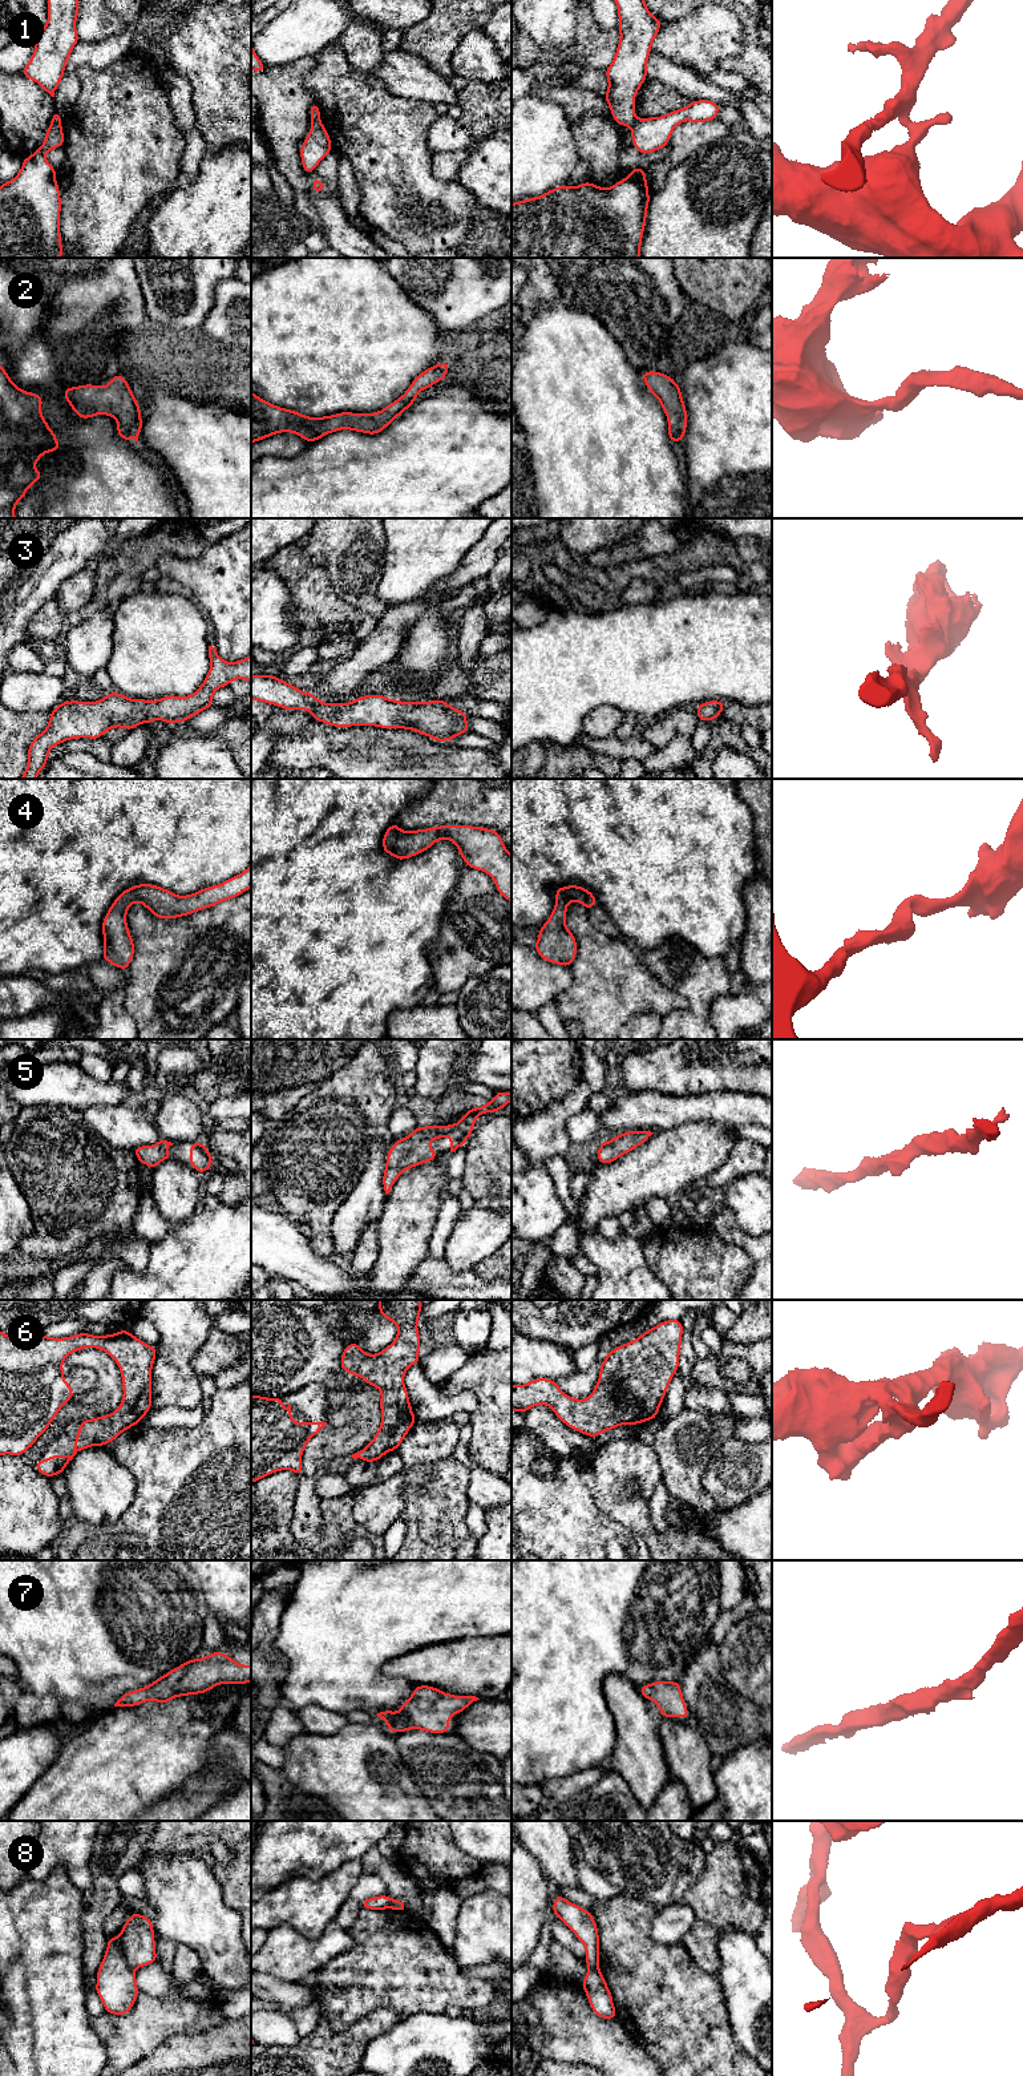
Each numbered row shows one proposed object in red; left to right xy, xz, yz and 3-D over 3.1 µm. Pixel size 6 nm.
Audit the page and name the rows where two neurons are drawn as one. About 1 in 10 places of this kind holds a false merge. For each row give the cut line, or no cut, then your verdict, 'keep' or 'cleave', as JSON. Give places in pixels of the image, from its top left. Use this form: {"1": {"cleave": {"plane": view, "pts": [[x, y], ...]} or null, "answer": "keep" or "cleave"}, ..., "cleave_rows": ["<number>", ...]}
{"1": {"cleave": {"plane": "xz", "pts": [[319, 118], [312, 121]]}, "answer": "cleave"}, "2": {"cleave": null, "answer": "keep"}, "3": {"cleave": null, "answer": "keep"}, "4": {"cleave": null, "answer": "keep"}, "5": {"cleave": null, "answer": "keep"}, "6": {"cleave": null, "answer": "keep"}, "7": {"cleave": null, "answer": "keep"}, "8": {"cleave": {"plane": "xy", "pts": [[118, 1938], [124, 1958], [133, 1970]]}, "answer": "cleave"}, "cleave_rows": ["1", "8"]}

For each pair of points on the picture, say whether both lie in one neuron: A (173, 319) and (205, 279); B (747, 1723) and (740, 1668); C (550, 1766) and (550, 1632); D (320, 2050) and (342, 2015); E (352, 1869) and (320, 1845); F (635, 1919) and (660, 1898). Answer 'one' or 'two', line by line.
A: one
B: two
C: one
D: two
E: two
F: two

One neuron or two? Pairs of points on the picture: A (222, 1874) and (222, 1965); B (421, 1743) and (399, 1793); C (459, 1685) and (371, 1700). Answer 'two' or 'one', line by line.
A: two
B: two
C: two

